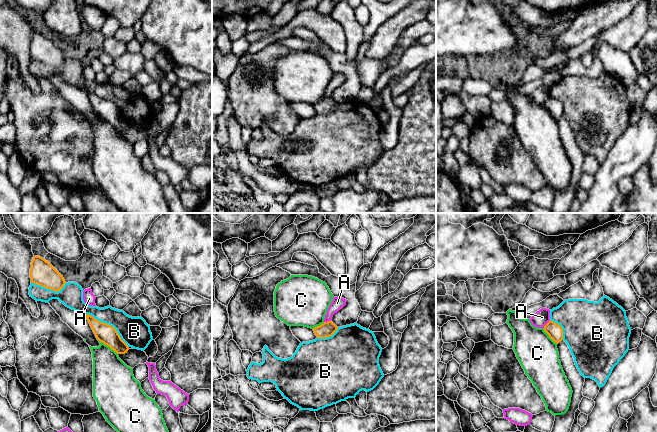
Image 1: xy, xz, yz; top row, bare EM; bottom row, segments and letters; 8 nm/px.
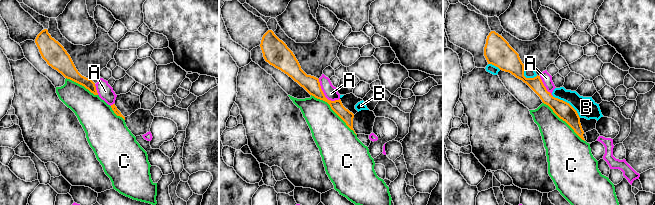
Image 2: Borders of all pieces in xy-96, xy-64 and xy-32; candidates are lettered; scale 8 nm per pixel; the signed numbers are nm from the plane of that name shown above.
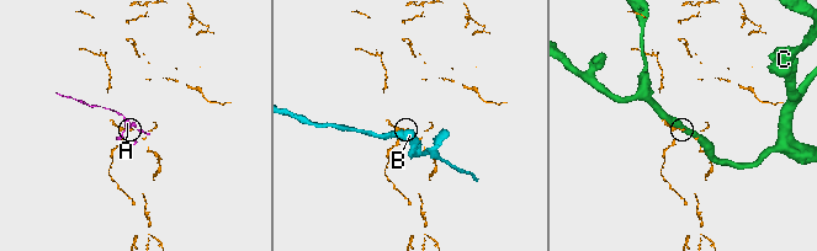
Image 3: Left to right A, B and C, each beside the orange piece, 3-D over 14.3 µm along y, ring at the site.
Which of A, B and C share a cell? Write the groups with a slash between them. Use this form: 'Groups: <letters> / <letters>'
Groups: A / B / C

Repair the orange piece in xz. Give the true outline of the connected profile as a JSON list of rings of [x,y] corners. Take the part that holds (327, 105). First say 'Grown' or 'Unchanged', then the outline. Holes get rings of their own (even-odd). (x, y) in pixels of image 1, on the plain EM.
Unchanged. [[[328,97],[313,104],[313,107],[317,114],[327,114],[332,112],[337,107],[337,105],[338,103],[332,97]]]

